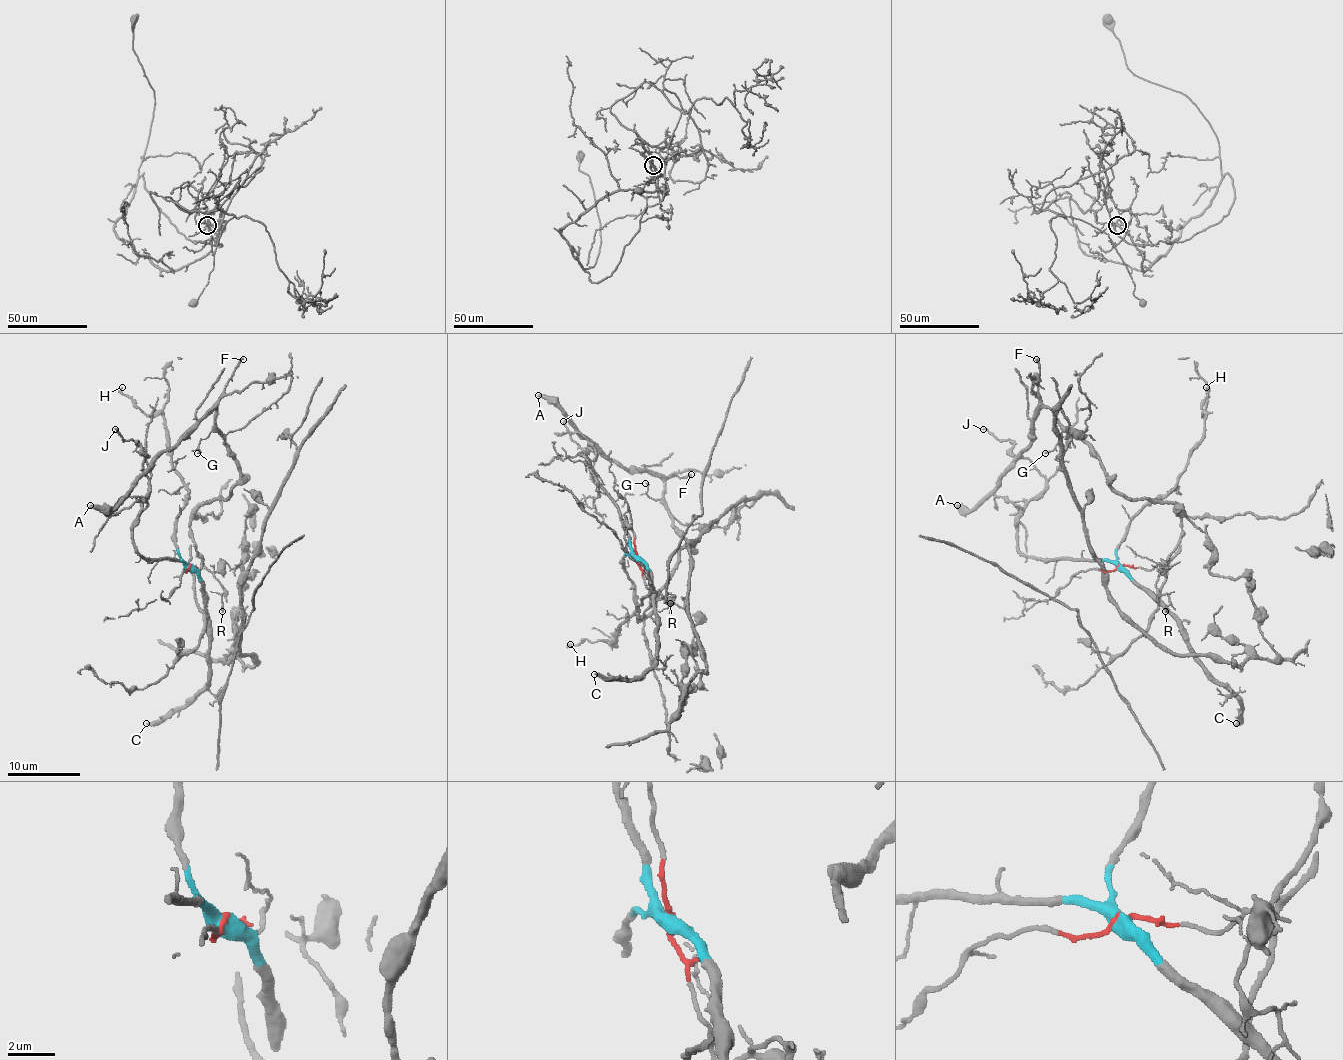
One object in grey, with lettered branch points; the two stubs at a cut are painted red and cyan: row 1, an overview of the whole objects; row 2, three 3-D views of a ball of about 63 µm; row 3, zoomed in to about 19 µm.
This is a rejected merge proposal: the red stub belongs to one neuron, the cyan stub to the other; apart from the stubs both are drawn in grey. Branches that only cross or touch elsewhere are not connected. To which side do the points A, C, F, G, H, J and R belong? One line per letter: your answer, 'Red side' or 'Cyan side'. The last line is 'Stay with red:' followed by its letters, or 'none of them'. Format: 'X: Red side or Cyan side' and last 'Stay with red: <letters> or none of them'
A: Red side
C: Cyan side
F: Red side
G: Red side
H: Cyan side
J: Cyan side
R: Red side
Stay with red: A, F, G, R

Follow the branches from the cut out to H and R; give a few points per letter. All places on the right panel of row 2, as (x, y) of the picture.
H: (1119, 566), (1117, 553), (1126, 526), (1172, 490), (1188, 462), (1190, 449), (1202, 435), (1206, 388)
R: (1119, 566), (1126, 564), (1150, 570), (1162, 564), (1155, 584), (1159, 592), (1168, 595), (1170, 604), (1164, 612)

